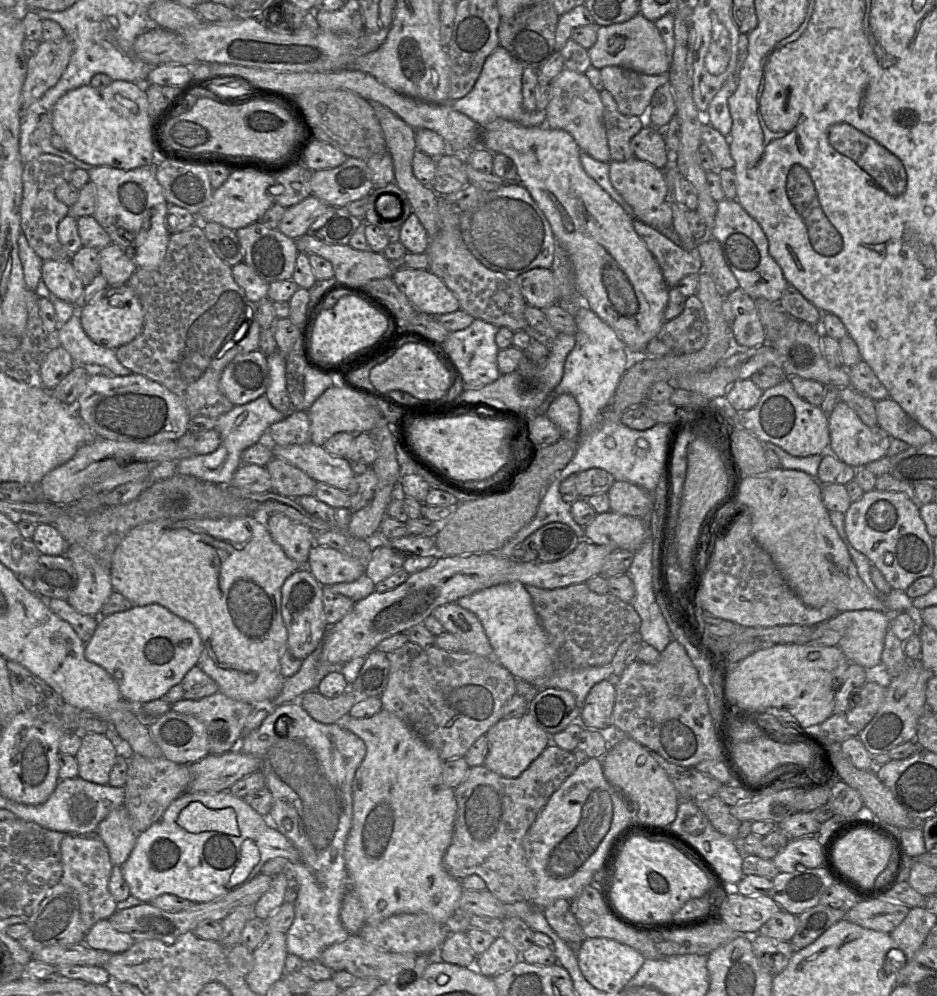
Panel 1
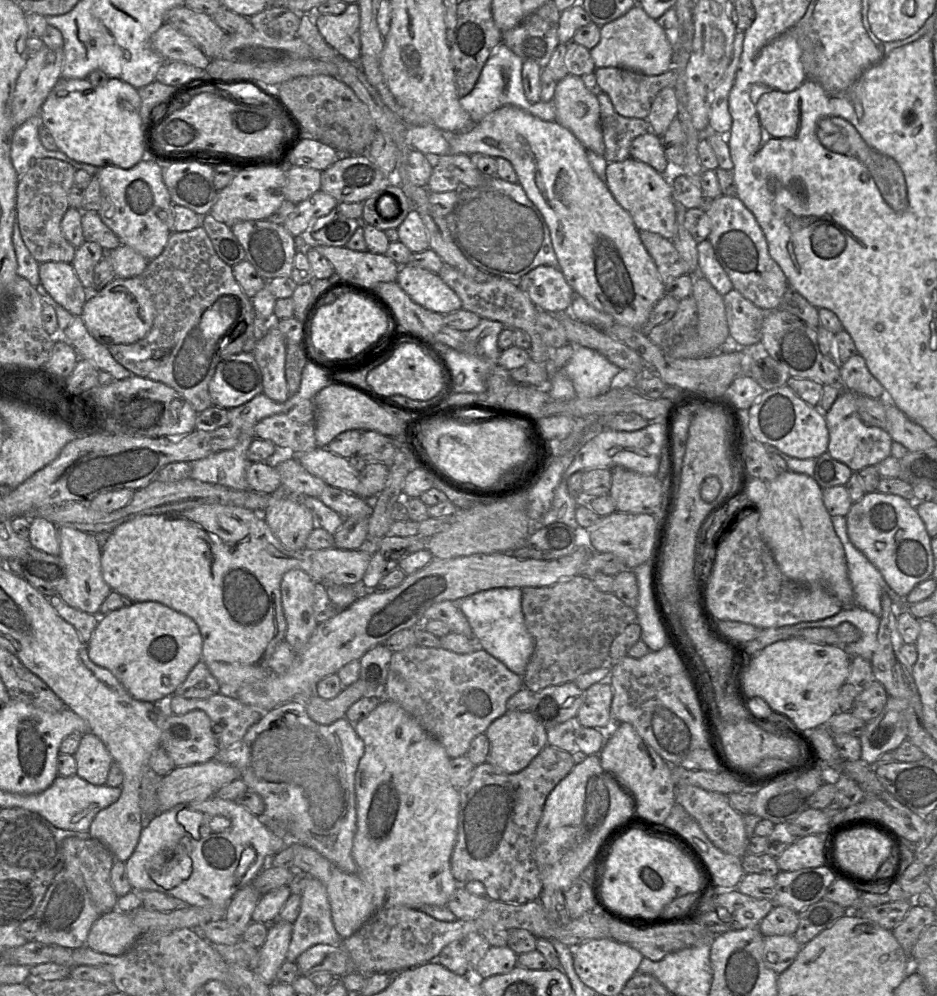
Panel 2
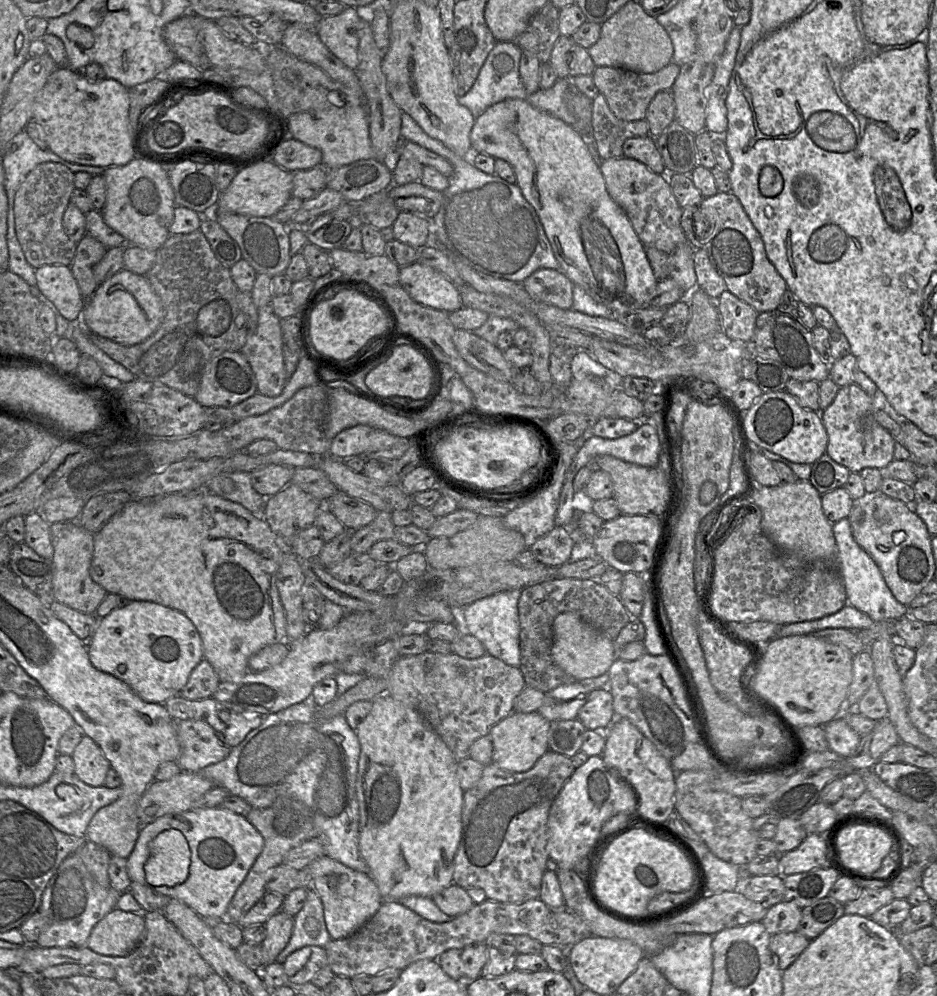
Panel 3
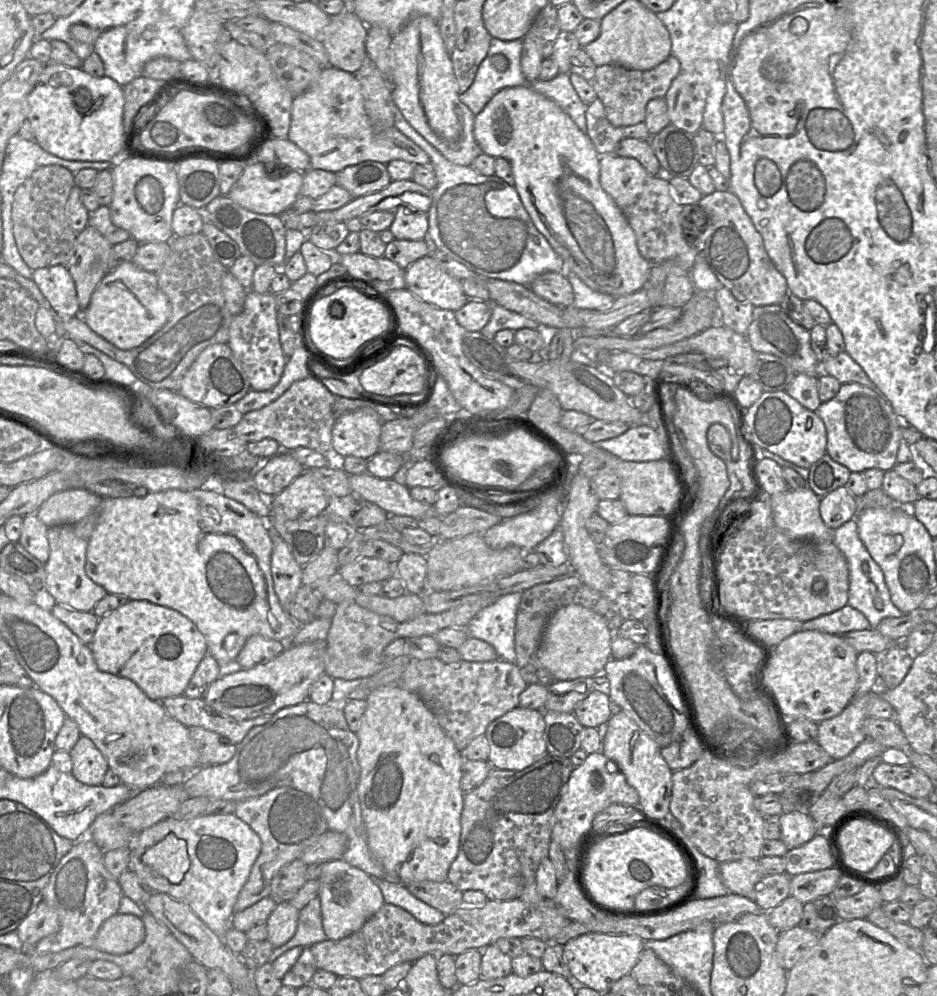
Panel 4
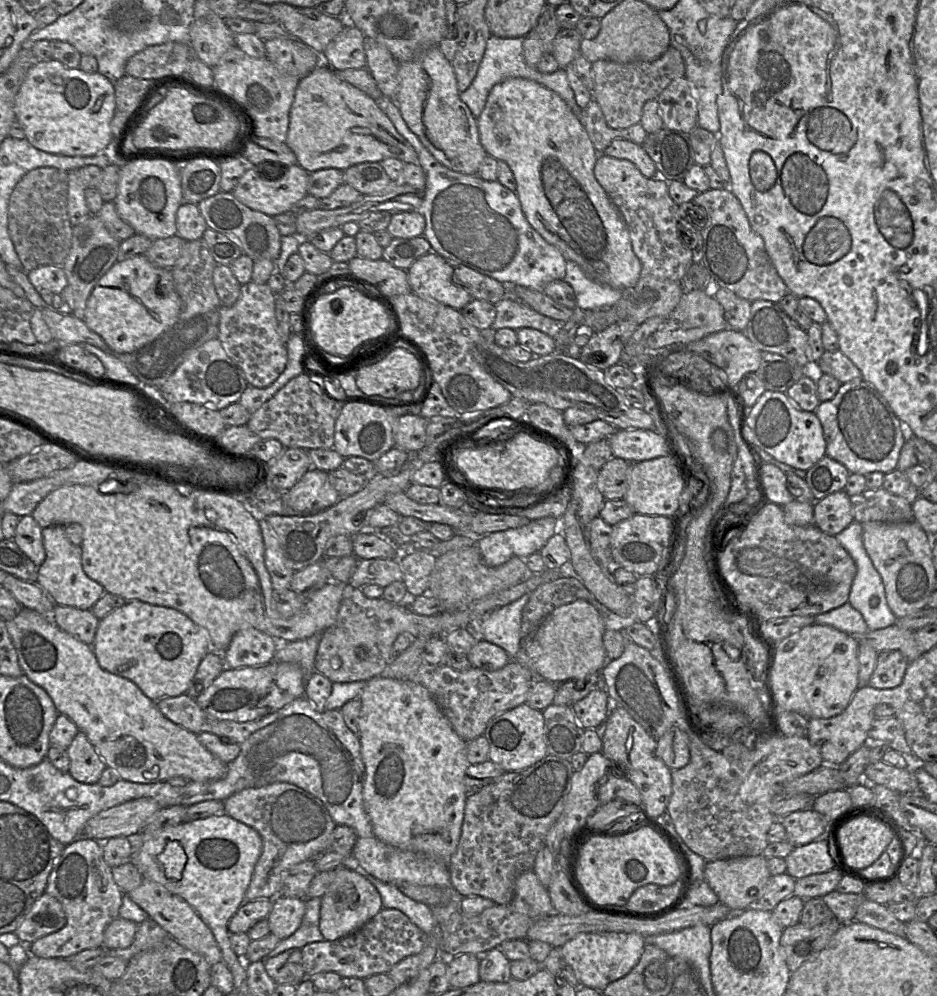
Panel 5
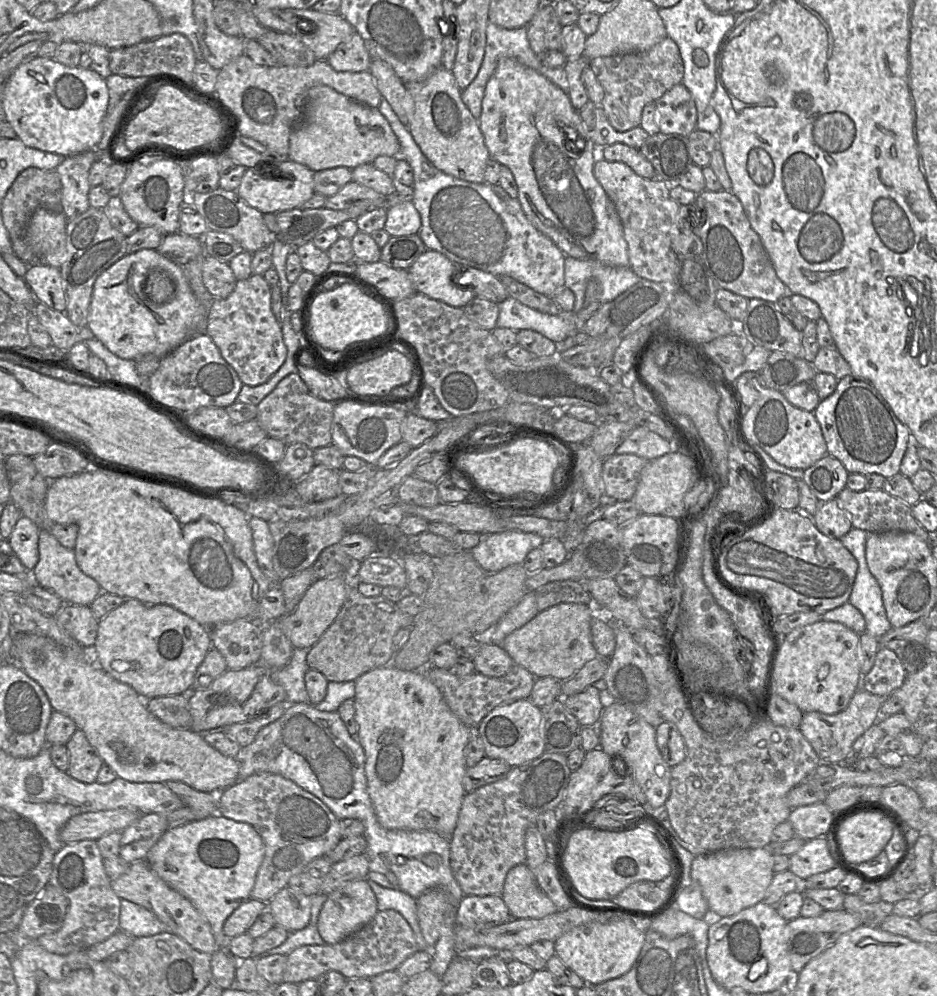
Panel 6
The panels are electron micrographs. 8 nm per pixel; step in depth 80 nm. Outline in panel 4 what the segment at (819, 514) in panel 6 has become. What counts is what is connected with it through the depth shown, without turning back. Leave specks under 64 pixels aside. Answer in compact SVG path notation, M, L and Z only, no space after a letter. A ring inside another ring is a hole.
M839 487L820 499L819 511L826 526L836 530L849 520L855 519L858 499L846 487Z

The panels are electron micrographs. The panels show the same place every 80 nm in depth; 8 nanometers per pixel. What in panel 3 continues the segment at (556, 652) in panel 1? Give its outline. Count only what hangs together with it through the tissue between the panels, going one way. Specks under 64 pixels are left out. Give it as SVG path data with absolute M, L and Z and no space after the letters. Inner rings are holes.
M554 578L521 590L518 601L520 622L520 666L527 687L549 692L577 680L556 665L551 658L554 619L564 612L576 612L593 627L604 632L613 641L632 619L619 596L611 594L598 579Z

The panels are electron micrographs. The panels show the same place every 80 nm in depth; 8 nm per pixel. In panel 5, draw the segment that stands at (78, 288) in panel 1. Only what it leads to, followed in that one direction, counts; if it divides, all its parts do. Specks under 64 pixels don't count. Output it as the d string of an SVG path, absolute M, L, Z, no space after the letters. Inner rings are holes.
M41 266L28 272L27 276L42 299L52 309L62 314L72 314L66 299L68 281L62 266Z

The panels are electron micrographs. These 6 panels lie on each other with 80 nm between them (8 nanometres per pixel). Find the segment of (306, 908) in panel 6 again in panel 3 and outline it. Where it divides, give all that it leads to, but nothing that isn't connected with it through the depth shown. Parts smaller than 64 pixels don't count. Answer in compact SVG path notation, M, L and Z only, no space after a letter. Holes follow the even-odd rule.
M282 909L265 923L266 938L261 943L263 968L274 963L279 953L287 946L292 936L293 927L294 917Z

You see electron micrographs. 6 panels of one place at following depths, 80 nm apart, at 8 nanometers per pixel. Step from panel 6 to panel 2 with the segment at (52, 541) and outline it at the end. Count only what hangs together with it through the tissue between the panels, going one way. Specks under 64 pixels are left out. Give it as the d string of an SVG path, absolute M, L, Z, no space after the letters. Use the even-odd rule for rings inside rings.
M57 526L60 543L59 557L65 564L66 581L58 596L70 607L98 615L105 598L112 591L101 570L101 547L96 534L86 533L69 526Z

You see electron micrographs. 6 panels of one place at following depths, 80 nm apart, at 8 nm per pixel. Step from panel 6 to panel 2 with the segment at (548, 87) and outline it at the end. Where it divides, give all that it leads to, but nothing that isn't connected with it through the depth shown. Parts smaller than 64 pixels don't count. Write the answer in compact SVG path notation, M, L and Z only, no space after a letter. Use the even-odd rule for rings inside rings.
M506 105L488 114L465 133L447 134L447 141L450 145L450 153L453 154L483 154L491 157L503 157L510 161L517 173L518 183L522 185L529 199L539 208L547 222L559 269L576 294L584 297L596 309L610 314L618 324L634 329L643 329L645 327L655 304L665 295L665 285L661 281L653 258L641 241L639 230L635 226L631 215L616 201L606 183L593 170L587 157L587 149L570 130L556 121L544 121L517 106Z

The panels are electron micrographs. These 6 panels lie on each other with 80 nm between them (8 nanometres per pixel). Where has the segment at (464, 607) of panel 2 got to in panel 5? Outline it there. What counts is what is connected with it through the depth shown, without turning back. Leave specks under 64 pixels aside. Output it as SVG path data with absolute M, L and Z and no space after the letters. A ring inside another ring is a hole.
M530 593L505 606L497 608L476 623L476 634L504 649L511 660L521 648L522 611Z

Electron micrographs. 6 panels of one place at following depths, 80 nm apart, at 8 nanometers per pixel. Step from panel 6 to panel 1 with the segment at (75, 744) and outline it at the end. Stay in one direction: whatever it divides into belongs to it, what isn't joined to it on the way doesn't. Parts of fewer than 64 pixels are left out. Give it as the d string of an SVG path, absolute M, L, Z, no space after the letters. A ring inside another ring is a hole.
M81 733L82 743L75 755L78 776L99 785L108 784L117 757L117 749L109 737L100 733Z

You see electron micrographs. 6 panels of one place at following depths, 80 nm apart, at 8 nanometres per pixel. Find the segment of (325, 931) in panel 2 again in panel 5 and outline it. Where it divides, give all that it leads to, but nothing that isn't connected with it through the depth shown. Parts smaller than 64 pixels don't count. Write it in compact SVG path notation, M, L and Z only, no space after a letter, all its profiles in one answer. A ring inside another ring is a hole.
M313 897L305 900L306 911L300 927L288 938L281 940L280 943L260 961L265 963L270 958L291 950L302 949L307 944L323 942L325 938L319 929L321 898Z

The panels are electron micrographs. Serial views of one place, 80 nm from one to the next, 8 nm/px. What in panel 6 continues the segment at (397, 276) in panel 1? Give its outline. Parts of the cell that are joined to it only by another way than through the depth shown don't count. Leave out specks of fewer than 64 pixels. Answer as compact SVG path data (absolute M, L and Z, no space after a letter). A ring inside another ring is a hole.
M427 249L408 268L416 293L463 308L475 296L471 288L455 282L458 266L444 254Z

